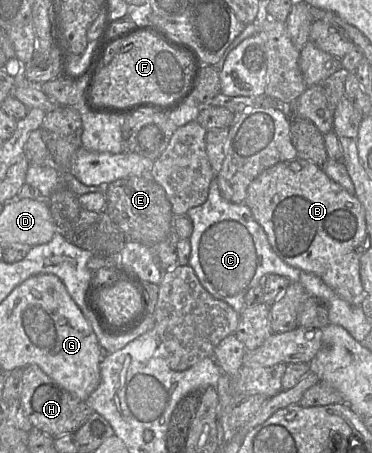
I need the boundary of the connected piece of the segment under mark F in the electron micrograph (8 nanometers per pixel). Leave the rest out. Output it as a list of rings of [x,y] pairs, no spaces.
[[[137,32],[106,49],[94,80],[92,101],[102,108],[127,108],[141,103],[168,107],[184,96],[192,71],[189,54],[172,48],[153,33]]]

